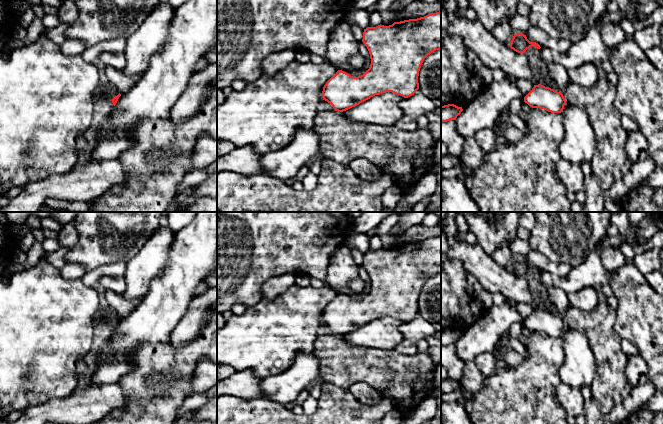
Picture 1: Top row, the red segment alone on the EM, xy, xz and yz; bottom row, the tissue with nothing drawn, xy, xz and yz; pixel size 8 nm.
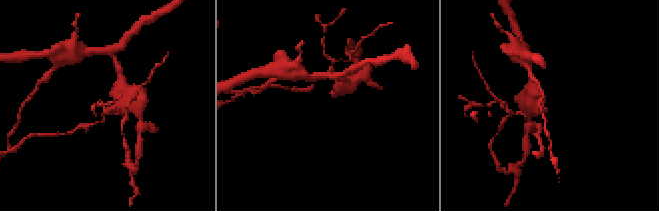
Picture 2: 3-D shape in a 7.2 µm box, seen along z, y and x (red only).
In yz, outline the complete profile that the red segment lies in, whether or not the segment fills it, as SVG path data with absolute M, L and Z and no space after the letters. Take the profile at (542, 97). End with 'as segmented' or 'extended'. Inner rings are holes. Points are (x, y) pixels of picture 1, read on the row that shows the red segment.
M541 84L534 85L533 89L524 97L524 102L532 108L544 109L551 113L563 112L566 104L562 93Z | as segmented

